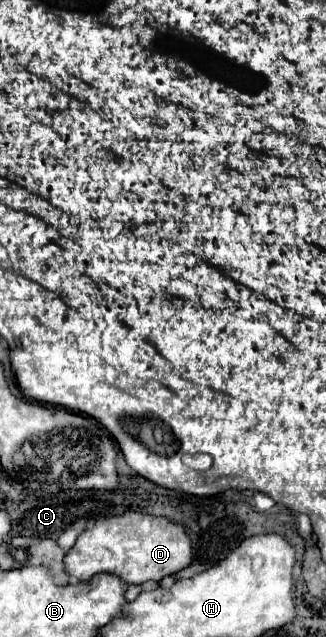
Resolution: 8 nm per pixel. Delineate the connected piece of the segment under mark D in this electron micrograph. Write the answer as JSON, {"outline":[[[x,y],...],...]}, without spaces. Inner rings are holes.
{"outline":[[[125,512],[123,516],[101,518],[95,528],[81,532],[75,546],[65,554],[65,572],[79,582],[87,582],[91,576],[107,572],[119,576],[125,584],[145,584],[149,580],[159,582],[187,568],[191,560],[191,540],[181,526],[175,526],[167,518]]]}

